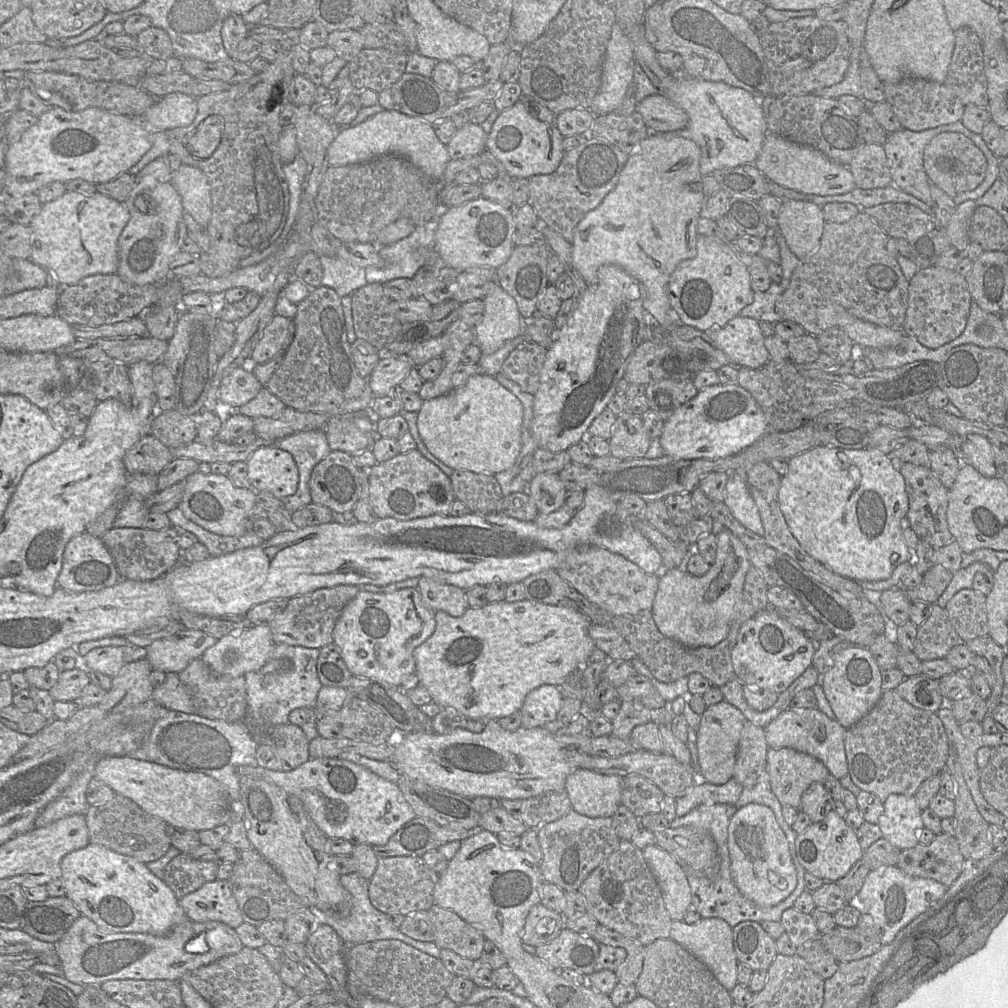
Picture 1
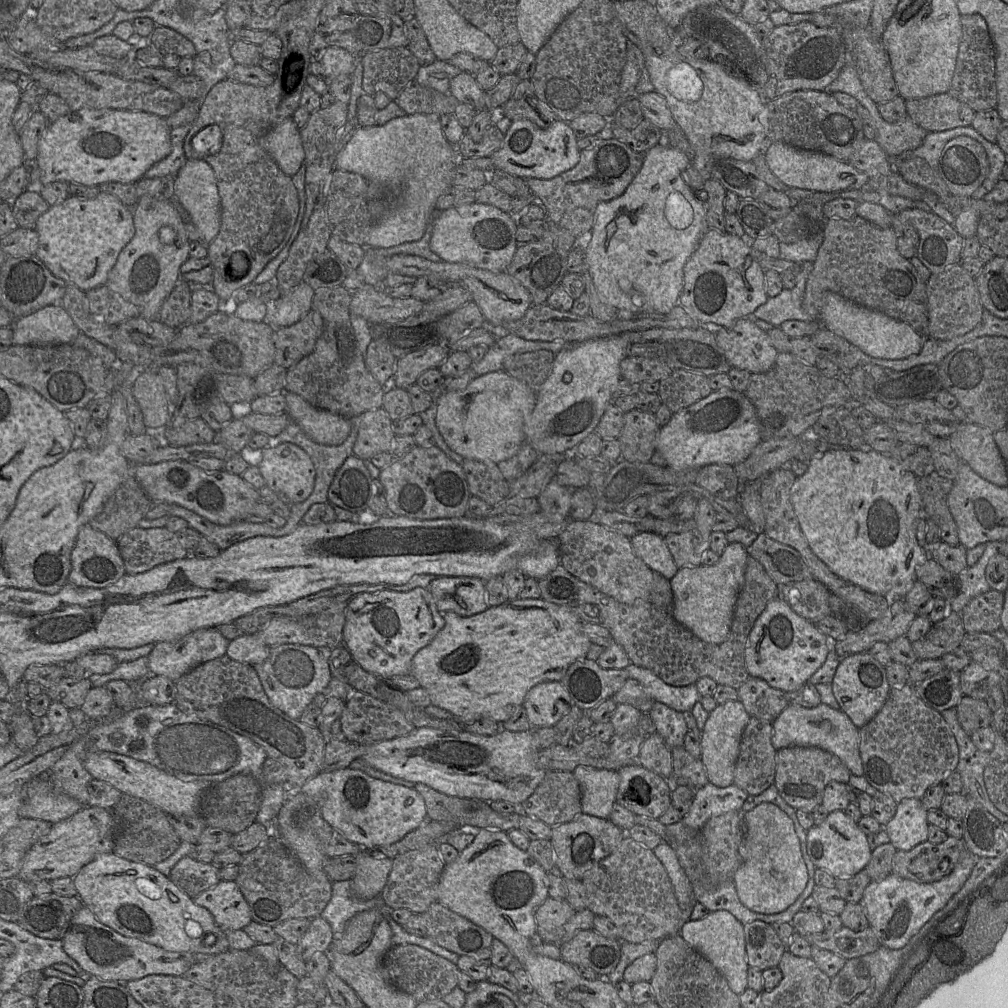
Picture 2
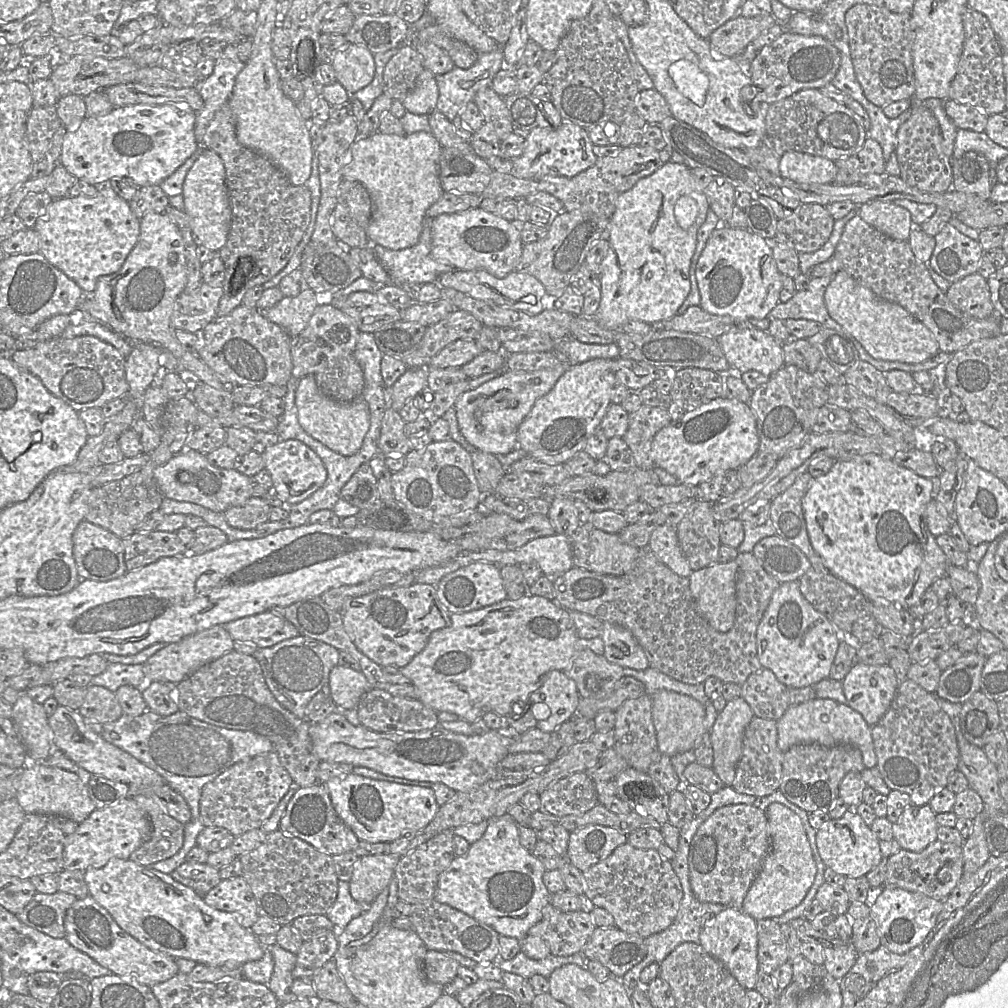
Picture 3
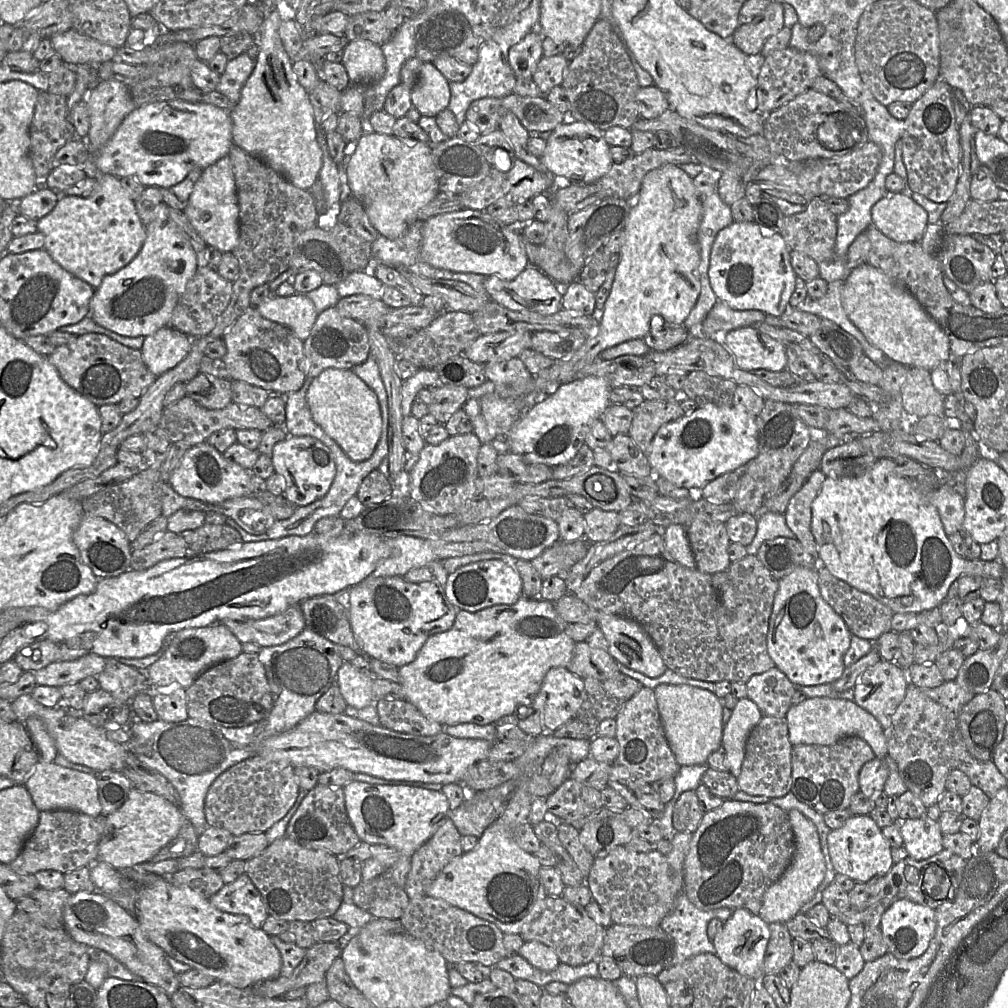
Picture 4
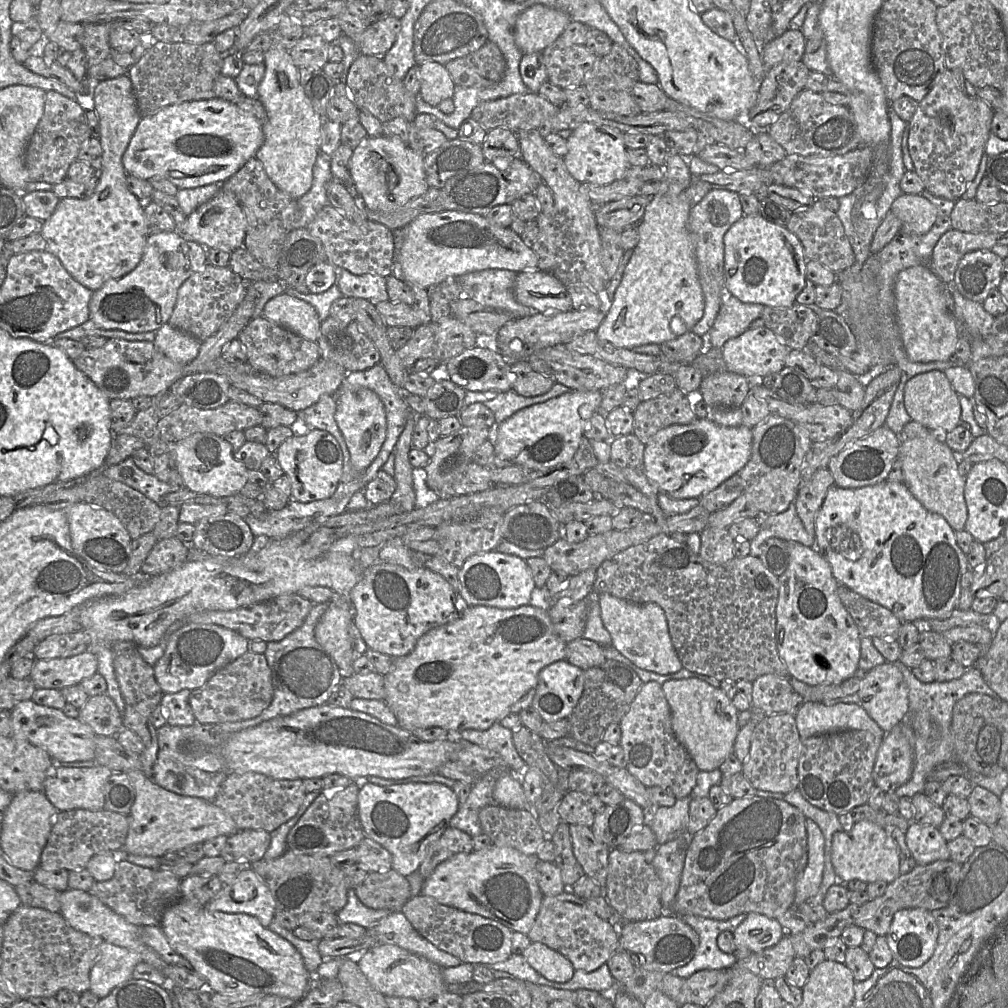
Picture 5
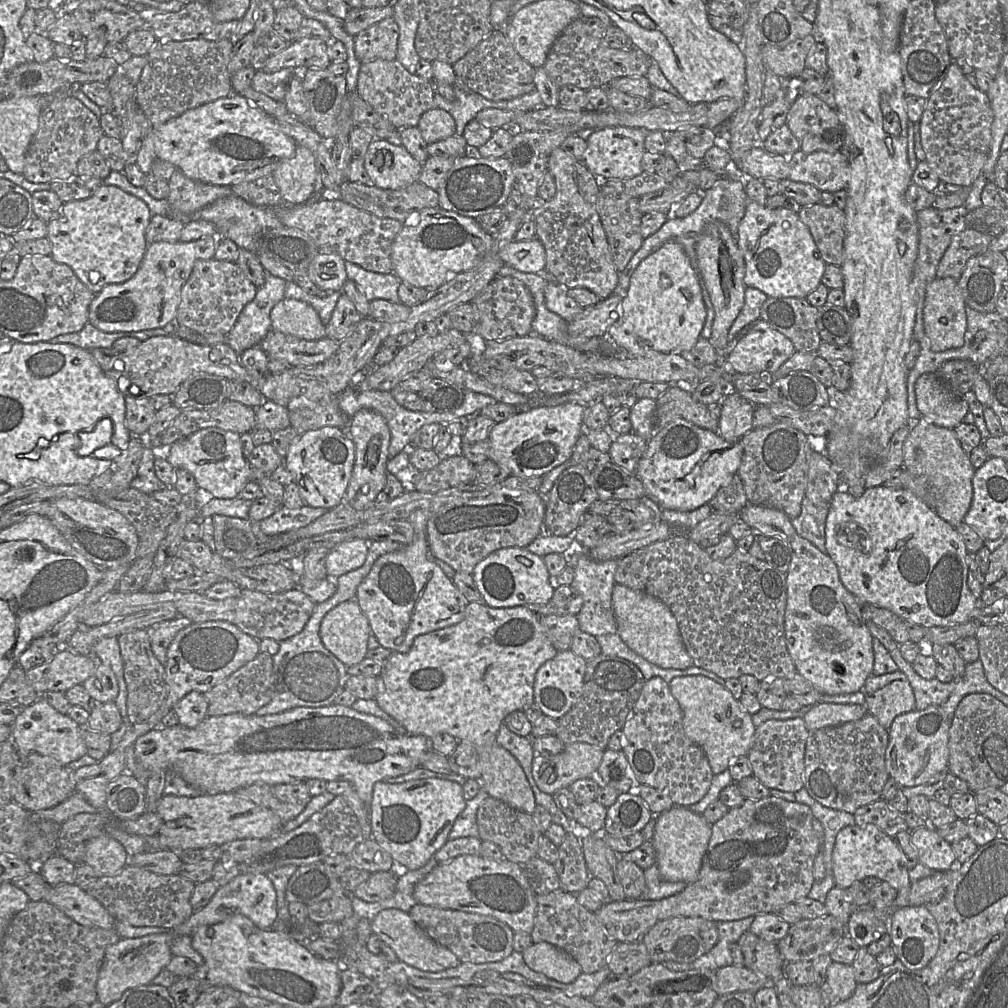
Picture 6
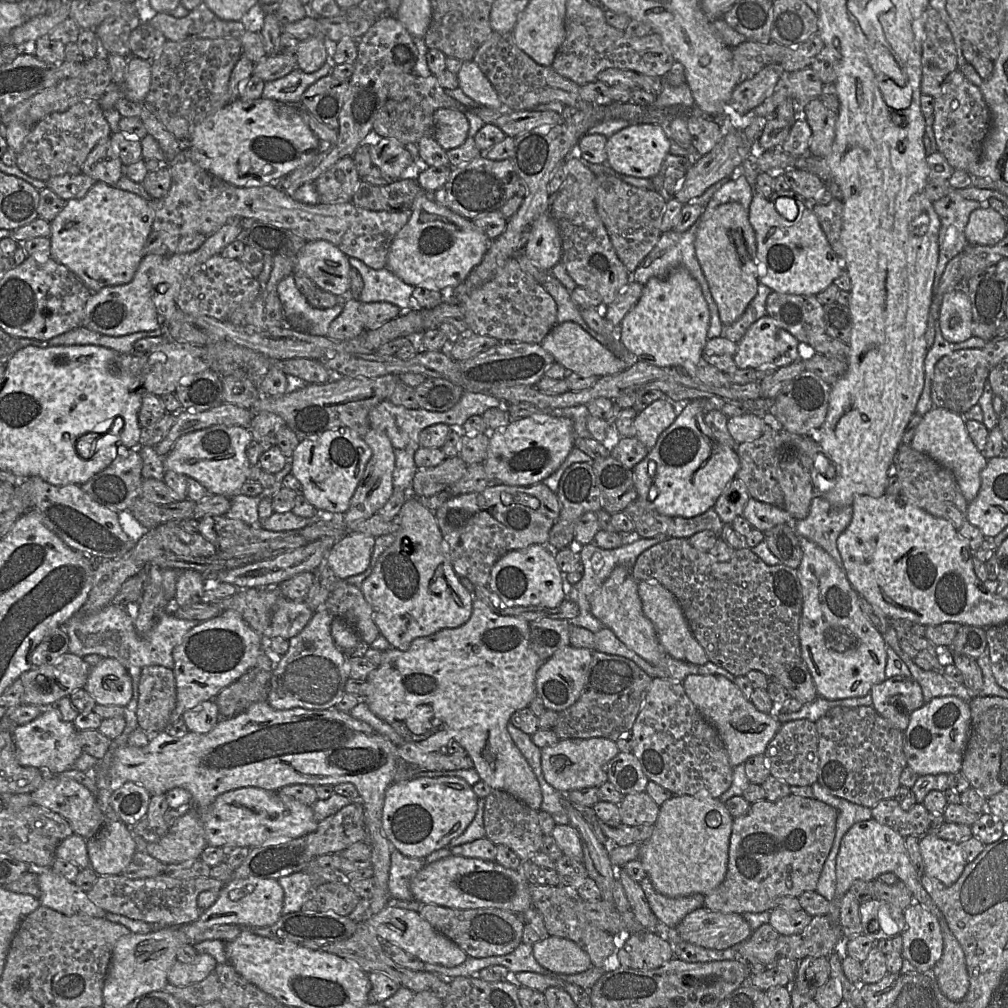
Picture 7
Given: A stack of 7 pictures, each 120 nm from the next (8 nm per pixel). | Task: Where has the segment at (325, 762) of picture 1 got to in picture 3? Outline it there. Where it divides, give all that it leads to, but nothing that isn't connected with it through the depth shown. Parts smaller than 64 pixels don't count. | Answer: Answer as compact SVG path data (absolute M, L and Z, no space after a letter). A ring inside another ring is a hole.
M357 774L335 777L325 783L332 805L341 820L356 834L360 841L369 843L393 842L426 827L437 814L438 805L432 789L374 780Z

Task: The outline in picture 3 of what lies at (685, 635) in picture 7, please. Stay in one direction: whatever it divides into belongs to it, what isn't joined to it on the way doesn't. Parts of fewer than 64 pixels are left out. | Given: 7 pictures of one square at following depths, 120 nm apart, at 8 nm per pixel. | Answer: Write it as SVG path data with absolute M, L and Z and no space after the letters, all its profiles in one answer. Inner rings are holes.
M609 622L603 623L603 655L610 663L635 670L650 667L643 648L629 630Z

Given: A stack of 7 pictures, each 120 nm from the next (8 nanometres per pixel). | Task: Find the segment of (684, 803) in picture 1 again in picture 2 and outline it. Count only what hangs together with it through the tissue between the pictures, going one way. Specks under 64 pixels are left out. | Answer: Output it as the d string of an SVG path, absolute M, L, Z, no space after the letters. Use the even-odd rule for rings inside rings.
M711 783L695 791L689 811L681 822L692 832L700 832L705 823L730 811L740 811L749 795L734 783L719 788Z

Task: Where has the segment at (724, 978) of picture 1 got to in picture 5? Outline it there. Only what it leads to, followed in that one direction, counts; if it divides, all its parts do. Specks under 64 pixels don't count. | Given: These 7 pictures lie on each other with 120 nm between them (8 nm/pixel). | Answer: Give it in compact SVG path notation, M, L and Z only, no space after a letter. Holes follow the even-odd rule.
M748 913L732 932L736 951L760 952L777 944L786 931L776 919L759 913Z

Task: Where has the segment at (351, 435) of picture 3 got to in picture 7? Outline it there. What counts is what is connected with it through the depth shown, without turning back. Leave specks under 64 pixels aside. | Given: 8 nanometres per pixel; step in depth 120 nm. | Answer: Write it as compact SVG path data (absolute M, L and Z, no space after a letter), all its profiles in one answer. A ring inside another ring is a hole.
M370 428L363 436L363 439L371 448L372 456L351 498L349 509L344 513L344 522L346 524L368 519L376 514L389 500L394 489L393 471L395 470L395 453L389 438L383 432Z

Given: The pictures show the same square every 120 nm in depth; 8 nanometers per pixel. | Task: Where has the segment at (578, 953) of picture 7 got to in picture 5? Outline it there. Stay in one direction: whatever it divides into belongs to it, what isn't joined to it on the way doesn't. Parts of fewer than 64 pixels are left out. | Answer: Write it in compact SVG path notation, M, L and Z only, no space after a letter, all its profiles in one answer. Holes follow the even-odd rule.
M531 942L522 956L536 972L554 982L567 982L575 972L569 959L541 942Z

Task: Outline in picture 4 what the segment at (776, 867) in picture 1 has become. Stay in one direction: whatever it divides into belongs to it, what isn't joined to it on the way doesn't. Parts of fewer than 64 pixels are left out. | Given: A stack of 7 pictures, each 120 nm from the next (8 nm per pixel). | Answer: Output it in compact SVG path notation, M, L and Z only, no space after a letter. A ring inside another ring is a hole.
M790 810L787 813L794 834L795 851L784 874L763 896L758 915L767 924L785 923L797 915L800 908L812 899L825 876L825 859L815 825L797 810Z

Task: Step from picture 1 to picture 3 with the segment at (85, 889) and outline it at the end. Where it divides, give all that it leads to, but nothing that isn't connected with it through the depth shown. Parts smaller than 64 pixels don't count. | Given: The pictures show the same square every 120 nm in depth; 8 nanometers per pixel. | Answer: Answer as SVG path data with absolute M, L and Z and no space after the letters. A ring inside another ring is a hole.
M111 858L101 868L89 868L84 872L89 895L105 908L117 924L133 938L149 949L177 958L186 958L198 964L223 966L228 969L241 967L248 961L263 957L265 948L257 936L241 926L233 913L215 909L191 888L172 878L172 875L159 872L148 866L137 864L129 859Z

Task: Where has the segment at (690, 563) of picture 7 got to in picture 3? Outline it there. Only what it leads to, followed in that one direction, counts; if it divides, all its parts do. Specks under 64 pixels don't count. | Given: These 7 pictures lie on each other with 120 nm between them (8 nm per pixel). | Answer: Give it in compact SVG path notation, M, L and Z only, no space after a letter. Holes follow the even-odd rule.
M648 546L639 549L638 557L634 563L634 567L628 573L622 576L603 575L588 570L584 570L578 567L573 567L567 572L561 574L560 576L555 577L553 579L554 594L555 594L554 602L556 602L561 607L567 609L568 611L578 611L586 613L600 619L603 622L609 622L629 630L633 634L639 645L643 648L645 655L649 661L650 668L657 669L658 671L666 674L667 676L677 681L690 685L697 685L703 683L709 677L716 677L720 679L723 683L734 683L741 686L750 675L758 672L761 669L764 669L760 664L757 656L756 632L758 625L764 616L764 613L769 607L772 595L774 594L775 590L778 589L780 583L763 569L759 561L751 552L739 553L735 561L738 566L736 573L736 587L735 587L736 617L733 627L726 633L721 633L713 629L709 625L709 623L697 611L689 588L689 577L681 577L676 573L674 573L671 569L669 569L655 556L655 554L651 551L651 549Z

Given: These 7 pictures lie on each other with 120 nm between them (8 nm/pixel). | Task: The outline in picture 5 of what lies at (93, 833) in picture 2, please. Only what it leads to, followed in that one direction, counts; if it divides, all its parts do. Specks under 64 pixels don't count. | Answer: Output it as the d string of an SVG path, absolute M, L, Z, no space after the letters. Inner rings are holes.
M142 770L127 772L135 788L135 801L128 815L129 830L123 851L140 856L163 857L192 844L204 843L220 835L240 831L233 819L213 801L183 796L156 784Z

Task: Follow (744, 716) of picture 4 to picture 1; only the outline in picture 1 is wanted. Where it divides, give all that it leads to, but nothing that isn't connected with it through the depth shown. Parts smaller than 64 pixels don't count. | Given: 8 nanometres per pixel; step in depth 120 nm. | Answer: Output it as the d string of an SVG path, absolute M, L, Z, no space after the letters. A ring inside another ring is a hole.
M725 701L706 708L701 715L700 726L696 733L698 777L701 781L722 785L733 777L738 744L745 721L742 712Z

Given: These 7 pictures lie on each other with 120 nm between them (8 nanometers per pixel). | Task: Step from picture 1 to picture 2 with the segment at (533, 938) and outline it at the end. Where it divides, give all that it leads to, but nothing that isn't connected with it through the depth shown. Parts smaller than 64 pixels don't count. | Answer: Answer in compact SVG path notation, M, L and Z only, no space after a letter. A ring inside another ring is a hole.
M548 896L535 912L536 934L543 943L556 943L564 934L564 924L575 913L565 899Z

